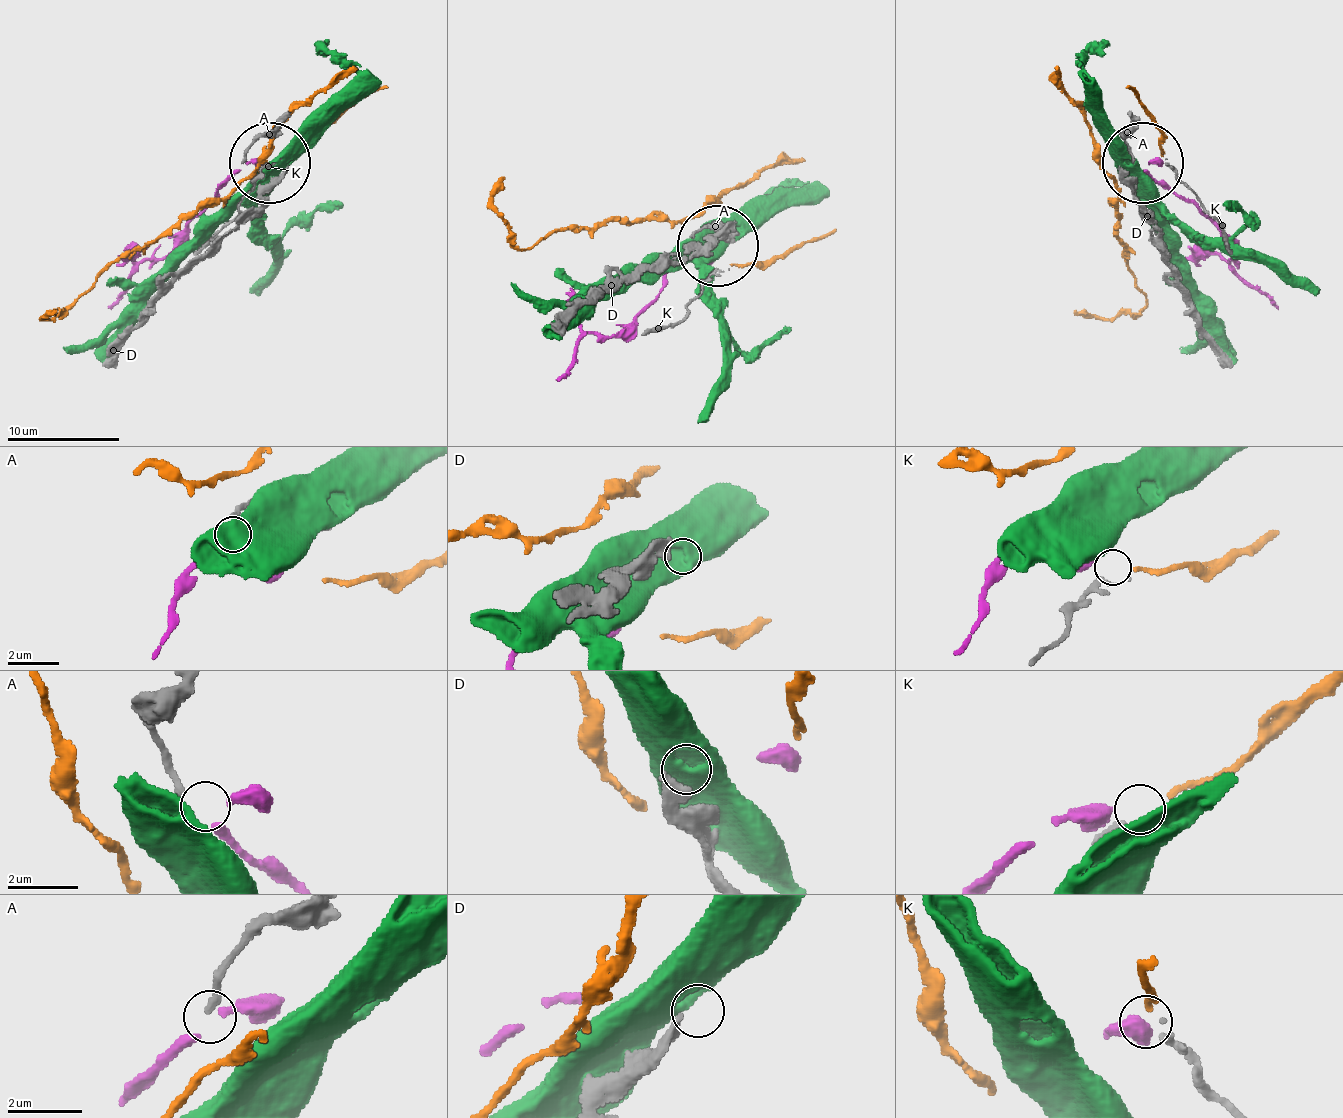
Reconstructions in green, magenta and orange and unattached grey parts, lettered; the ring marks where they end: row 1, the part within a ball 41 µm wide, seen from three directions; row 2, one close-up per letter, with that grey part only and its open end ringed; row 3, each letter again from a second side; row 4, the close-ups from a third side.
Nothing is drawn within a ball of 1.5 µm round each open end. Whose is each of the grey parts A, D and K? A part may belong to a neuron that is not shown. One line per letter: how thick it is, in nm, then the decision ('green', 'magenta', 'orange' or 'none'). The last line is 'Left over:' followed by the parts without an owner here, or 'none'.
A: calibre 200 nm; magenta
D: calibre 360 nm; none
K: calibre 240 nm; orange
Left over: D

